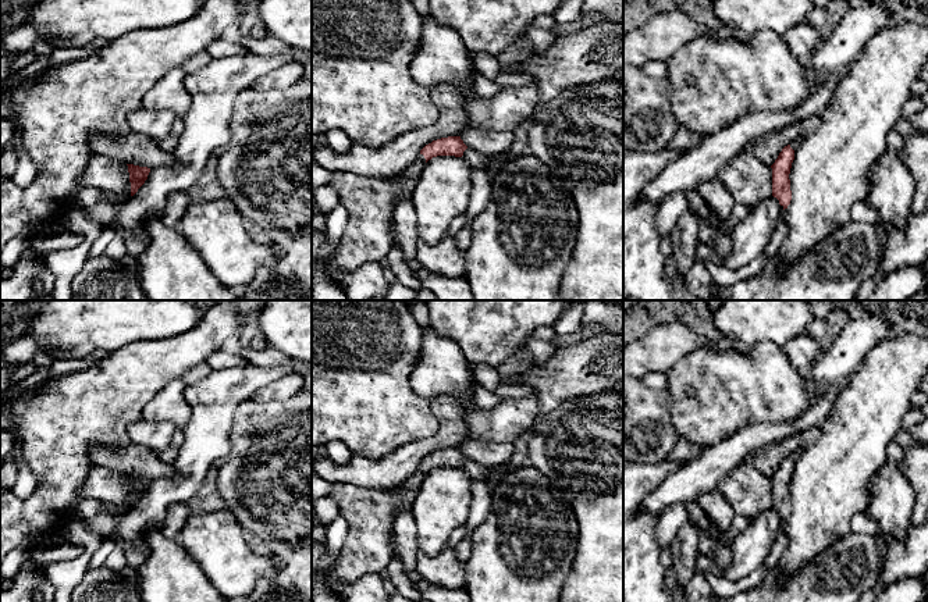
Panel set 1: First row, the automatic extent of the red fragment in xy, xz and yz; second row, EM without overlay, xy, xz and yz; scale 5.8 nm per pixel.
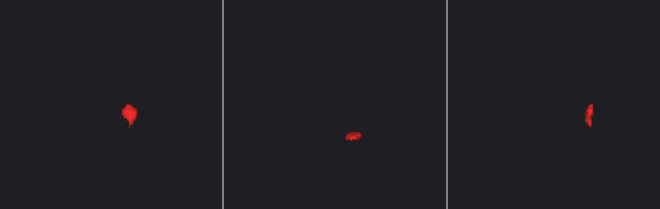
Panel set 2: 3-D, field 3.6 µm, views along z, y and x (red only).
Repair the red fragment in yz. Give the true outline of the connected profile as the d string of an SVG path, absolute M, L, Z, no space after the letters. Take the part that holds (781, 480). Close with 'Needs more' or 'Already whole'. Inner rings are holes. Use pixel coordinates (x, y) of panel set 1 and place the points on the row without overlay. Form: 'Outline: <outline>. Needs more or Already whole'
Outline: M803 449L785 457L779 464L772 480L772 507L779 512L781 520L785 521L790 516L792 502L790 502L790 480L794 471L794 463L800 457Z. Needs more

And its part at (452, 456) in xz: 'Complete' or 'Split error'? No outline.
Split error

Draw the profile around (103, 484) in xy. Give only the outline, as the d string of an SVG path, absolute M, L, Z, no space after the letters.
M93 466L81 489L83 499L99 499L104 503L127 503L131 506L128 477L106 467Z

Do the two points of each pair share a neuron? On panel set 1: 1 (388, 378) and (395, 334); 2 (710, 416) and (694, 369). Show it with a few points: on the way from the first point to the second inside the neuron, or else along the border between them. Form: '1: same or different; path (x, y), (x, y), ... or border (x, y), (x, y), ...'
1: same; path (388, 367), (388, 345)
2: same; path (710, 405), (710, 384), (706, 380)

